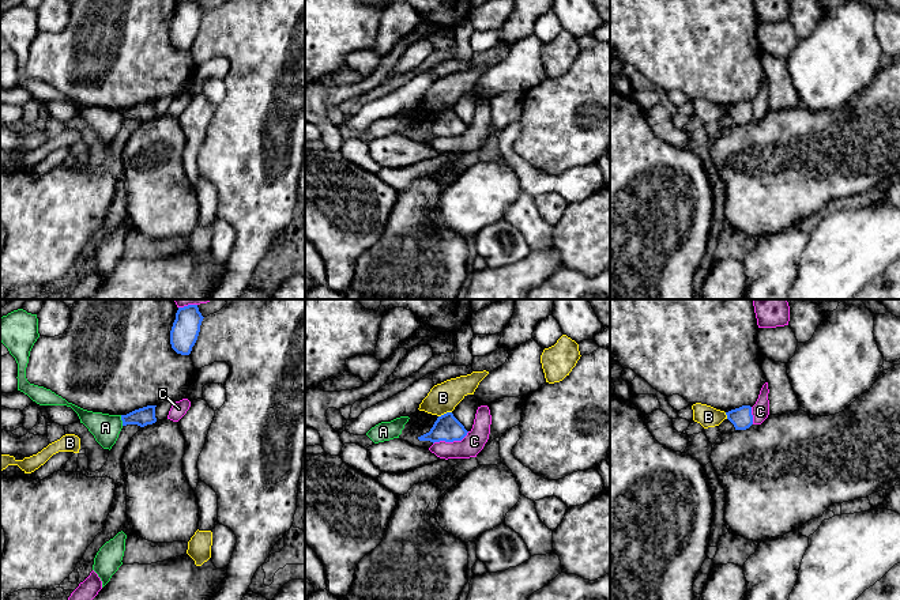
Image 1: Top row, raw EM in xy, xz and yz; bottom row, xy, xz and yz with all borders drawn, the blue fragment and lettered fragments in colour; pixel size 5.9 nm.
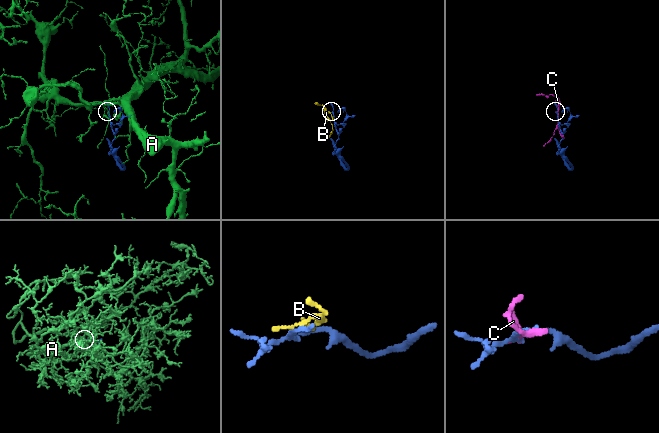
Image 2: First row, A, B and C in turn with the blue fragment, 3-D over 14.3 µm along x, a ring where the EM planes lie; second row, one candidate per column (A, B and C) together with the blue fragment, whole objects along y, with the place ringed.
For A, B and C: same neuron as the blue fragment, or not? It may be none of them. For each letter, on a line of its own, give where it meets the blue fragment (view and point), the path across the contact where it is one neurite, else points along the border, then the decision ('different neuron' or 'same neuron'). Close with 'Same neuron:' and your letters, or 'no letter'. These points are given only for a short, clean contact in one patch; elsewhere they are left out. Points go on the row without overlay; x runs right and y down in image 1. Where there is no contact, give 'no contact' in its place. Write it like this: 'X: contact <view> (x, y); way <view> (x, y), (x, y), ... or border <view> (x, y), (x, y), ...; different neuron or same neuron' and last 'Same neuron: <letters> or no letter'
A: contact xy (121, 114); different neuron
B: contact xz (444, 109); border xz (451, 106), (439, 112); different neuron
C: contact xz (451, 136); different neuron
Same neuron: no letter

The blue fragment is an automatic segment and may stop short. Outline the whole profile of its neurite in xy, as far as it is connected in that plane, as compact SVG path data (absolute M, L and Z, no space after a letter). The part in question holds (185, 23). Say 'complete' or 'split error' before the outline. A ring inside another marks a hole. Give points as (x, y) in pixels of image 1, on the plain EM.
complete; M197 0L178 3L170 26L170 39L177 49L191 49L197 35L203 14Z

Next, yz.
complete; M742 101L739 103L726 107L727 114L734 120L735 125L746 125L753 120L753 110L750 101Z

